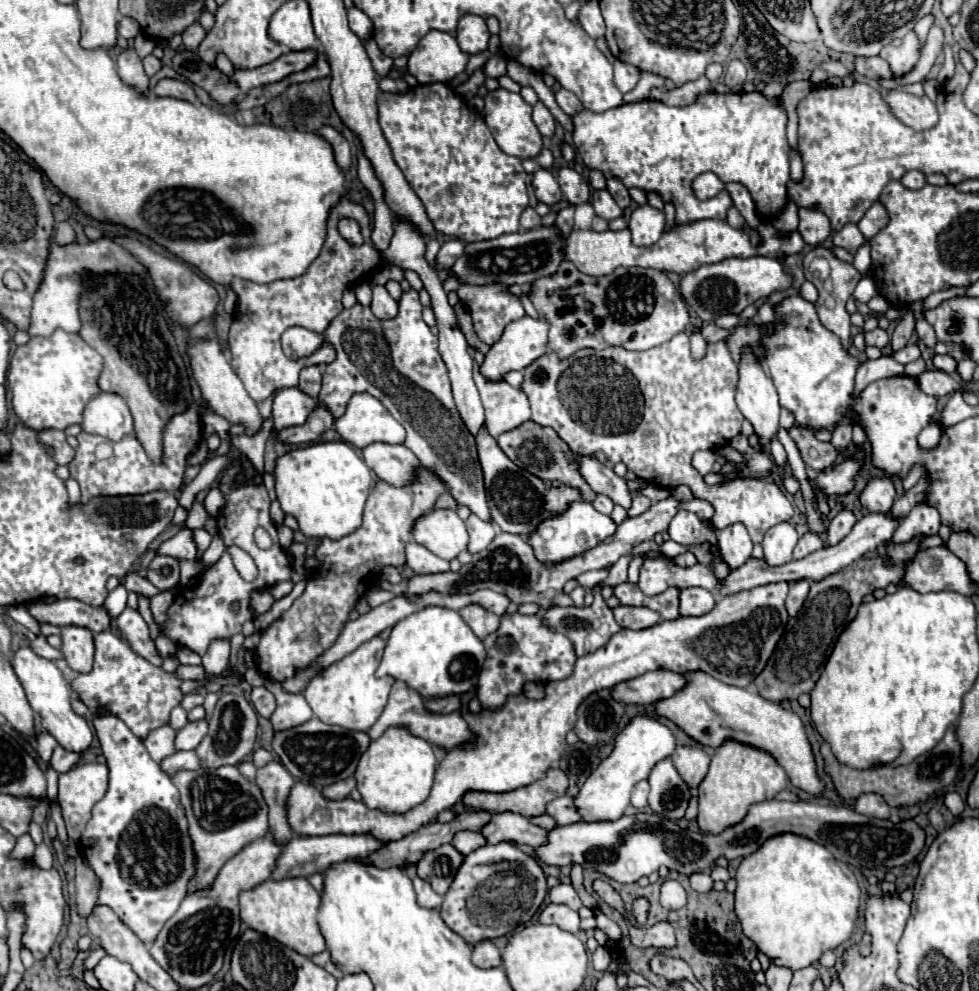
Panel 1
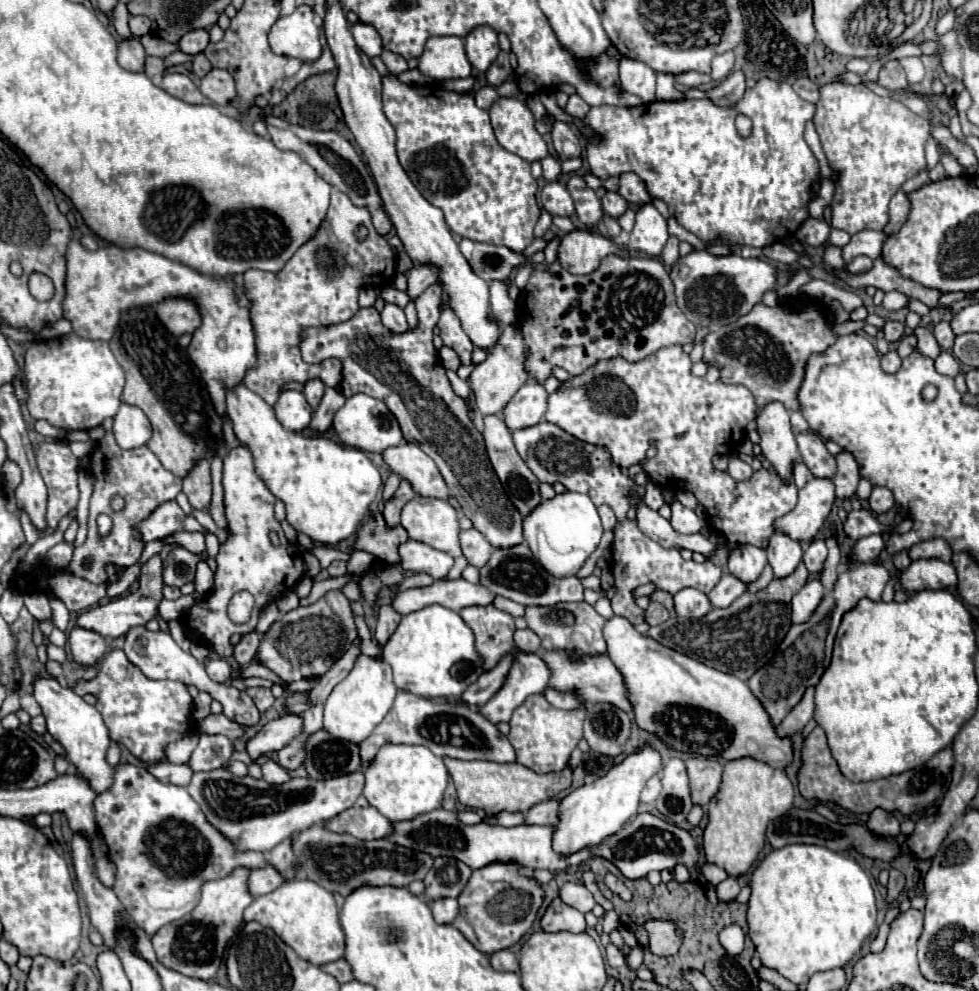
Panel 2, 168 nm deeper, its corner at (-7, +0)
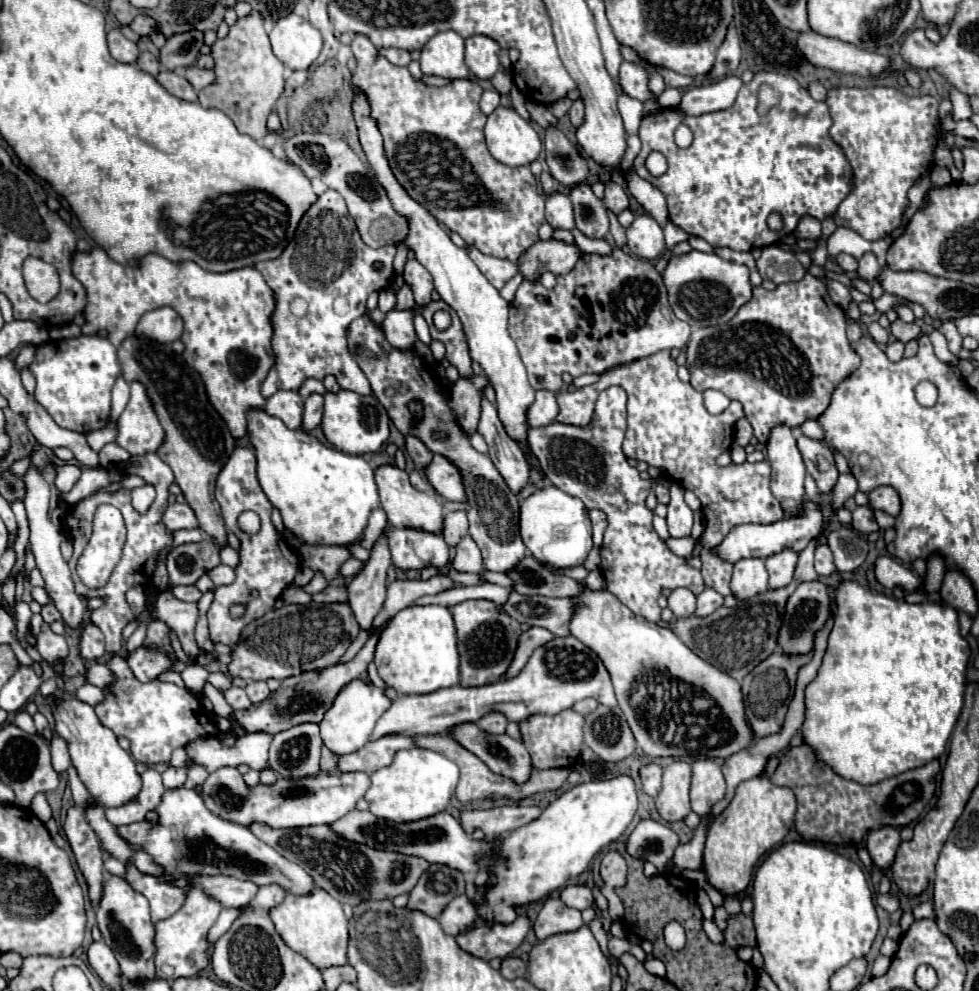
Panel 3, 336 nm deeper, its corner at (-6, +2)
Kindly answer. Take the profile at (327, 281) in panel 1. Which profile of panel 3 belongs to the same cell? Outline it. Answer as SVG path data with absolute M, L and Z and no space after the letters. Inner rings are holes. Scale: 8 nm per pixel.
M326 190L304 212L292 242L284 248L284 254L256 264L276 296L276 312L272 318L272 348L276 354L276 366L262 384L262 394L266 398L270 398L276 390L298 392L304 380L324 380L326 374L334 374L338 384L346 390L372 394L364 372L358 368L348 350L346 328L354 318L360 318L366 312L368 294L384 290L392 282L394 256L396 246L382 246L378 250L364 246L344 198L336 194L336 190ZM374 262L382 262L380 272L372 268ZM296 298L306 302L306 312L302 316L292 312L290 304Z

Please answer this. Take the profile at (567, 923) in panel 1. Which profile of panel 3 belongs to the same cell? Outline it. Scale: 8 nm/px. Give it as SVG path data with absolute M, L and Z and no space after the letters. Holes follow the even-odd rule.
M550 896L544 900L544 906L534 922L534 932L538 940L544 940L552 934L572 932L584 924L578 910L566 906L558 896Z

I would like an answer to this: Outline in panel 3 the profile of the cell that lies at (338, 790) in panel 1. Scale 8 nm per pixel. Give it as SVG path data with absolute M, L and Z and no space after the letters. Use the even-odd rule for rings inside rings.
M220 768L212 772L204 782L204 804L206 808L230 822L248 826L252 822L266 822L272 828L302 828L314 824L330 824L350 810L366 794L370 776L364 772L350 774L318 774L300 780L278 780L272 786L258 784L246 788L238 768Z

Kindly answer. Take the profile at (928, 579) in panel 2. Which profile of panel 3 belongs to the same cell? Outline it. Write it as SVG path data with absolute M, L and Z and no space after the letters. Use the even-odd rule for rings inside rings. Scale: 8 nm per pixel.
M880 556L874 562L874 574L876 574L876 580L884 588L900 586L908 592L914 592L918 588L918 584L922 582L922 578L918 578L912 570L908 570L904 564L892 560L890 556Z

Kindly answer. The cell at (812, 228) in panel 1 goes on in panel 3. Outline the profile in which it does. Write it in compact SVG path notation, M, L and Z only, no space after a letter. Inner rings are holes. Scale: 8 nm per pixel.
M804 216L800 218L796 230L794 230L796 238L804 238L804 240L818 240L822 236L822 226L820 220L814 216Z

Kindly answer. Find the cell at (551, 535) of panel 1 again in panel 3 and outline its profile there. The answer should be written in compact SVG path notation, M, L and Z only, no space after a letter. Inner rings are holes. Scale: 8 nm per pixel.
M544 486L520 504L520 536L532 556L554 568L572 568L584 564L592 548L592 524L588 508L580 498L568 496L556 486Z

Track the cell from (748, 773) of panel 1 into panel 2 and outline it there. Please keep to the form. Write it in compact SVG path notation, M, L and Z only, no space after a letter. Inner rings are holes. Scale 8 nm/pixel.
M753 758L729 760L723 766L721 788L707 806L709 824L703 834L707 862L725 868L729 876L745 874L765 846L767 822L783 816L793 806L793 796L795 788L783 768L773 768Z

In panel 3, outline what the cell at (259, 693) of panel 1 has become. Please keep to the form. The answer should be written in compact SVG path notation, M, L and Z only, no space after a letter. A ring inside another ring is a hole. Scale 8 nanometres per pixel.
M250 682L250 684L246 686L246 694L248 694L248 698L250 698L254 704L258 704L258 702L262 702L262 700L266 700L266 698L270 696L270 690L268 690L266 682Z

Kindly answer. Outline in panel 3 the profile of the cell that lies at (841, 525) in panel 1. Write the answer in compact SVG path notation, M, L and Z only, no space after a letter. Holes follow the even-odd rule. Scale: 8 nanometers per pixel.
M858 506L852 512L852 526L854 526L854 530L858 530L862 534L870 534L870 532L880 530L880 526L874 520L874 510L870 506Z

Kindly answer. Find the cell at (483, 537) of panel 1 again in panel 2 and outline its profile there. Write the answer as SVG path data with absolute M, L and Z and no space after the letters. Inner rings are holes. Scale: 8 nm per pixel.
M475 528L461 532L461 548L463 548L467 562L475 568L481 568L483 564L487 564L491 552L493 552L493 546Z

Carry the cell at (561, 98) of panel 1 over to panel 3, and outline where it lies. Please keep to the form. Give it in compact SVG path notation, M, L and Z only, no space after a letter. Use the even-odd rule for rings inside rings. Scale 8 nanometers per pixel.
M576 100L572 104L572 108L568 110L568 116L570 116L570 122L572 122L574 128L578 128L584 122L584 104L582 104L582 100Z

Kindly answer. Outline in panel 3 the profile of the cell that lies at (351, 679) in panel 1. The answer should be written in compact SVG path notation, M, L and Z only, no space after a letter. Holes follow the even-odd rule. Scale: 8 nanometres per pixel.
M362 678L352 680L348 686L344 686L344 690L340 690L332 708L324 714L320 722L320 736L324 740L324 746L332 750L332 754L336 756L344 756L360 750L360 746L368 742L368 736L372 734L376 720L384 714L388 706L390 706L390 698L386 698L382 690L366 684Z

